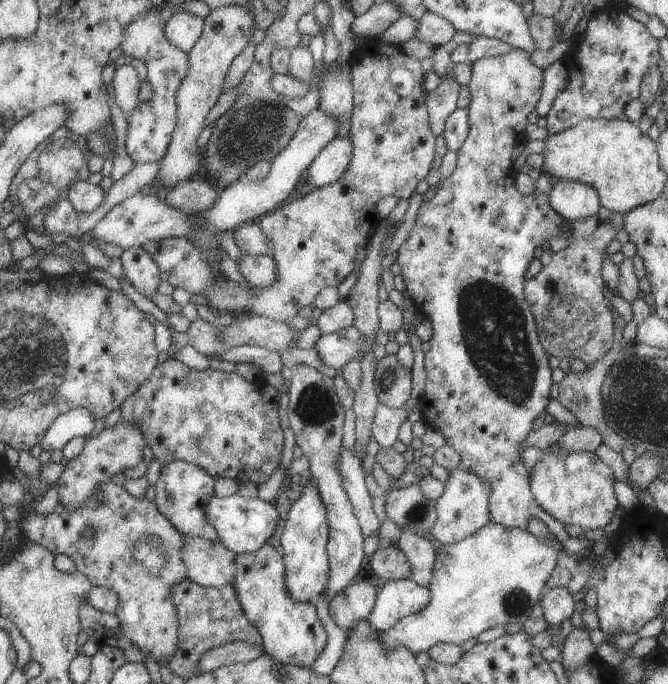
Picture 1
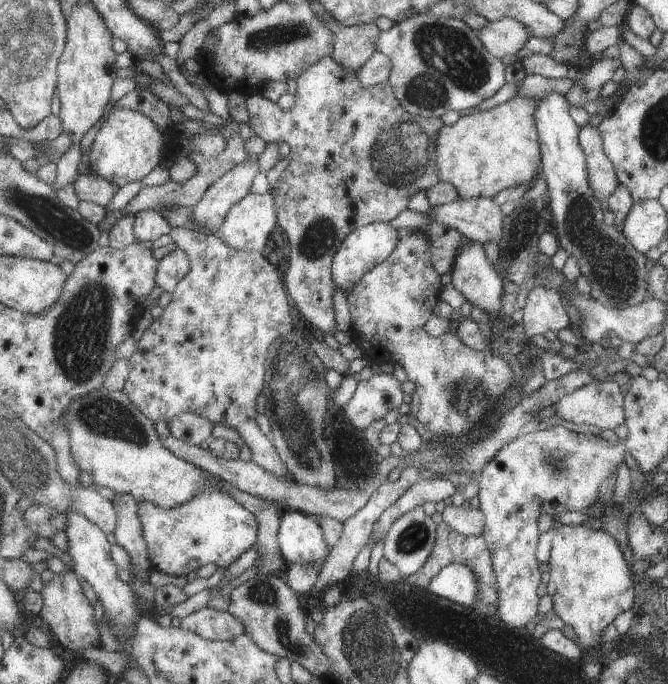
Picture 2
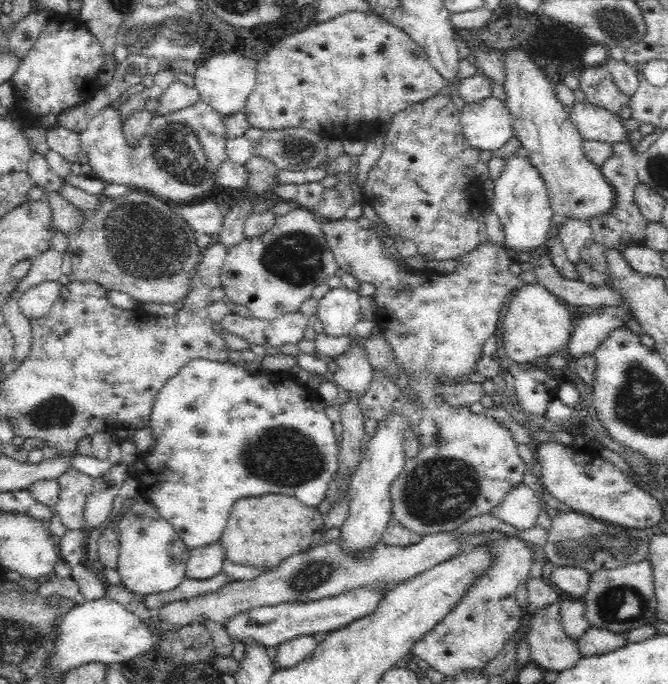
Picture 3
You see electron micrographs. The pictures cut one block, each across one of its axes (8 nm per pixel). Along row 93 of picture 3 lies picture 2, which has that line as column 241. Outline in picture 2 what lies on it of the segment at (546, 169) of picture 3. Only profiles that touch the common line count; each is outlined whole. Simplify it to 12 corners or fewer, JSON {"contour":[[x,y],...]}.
{"contour":[[204,488],[136,502],[149,566],[185,576],[253,547],[253,514]]}

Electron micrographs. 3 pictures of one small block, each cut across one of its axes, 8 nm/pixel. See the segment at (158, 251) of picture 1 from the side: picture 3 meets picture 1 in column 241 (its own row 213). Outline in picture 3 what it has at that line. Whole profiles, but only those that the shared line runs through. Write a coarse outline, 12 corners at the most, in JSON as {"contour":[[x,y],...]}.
{"contour":[[294,209],[228,250],[221,286],[252,317],[298,312],[338,265]]}

